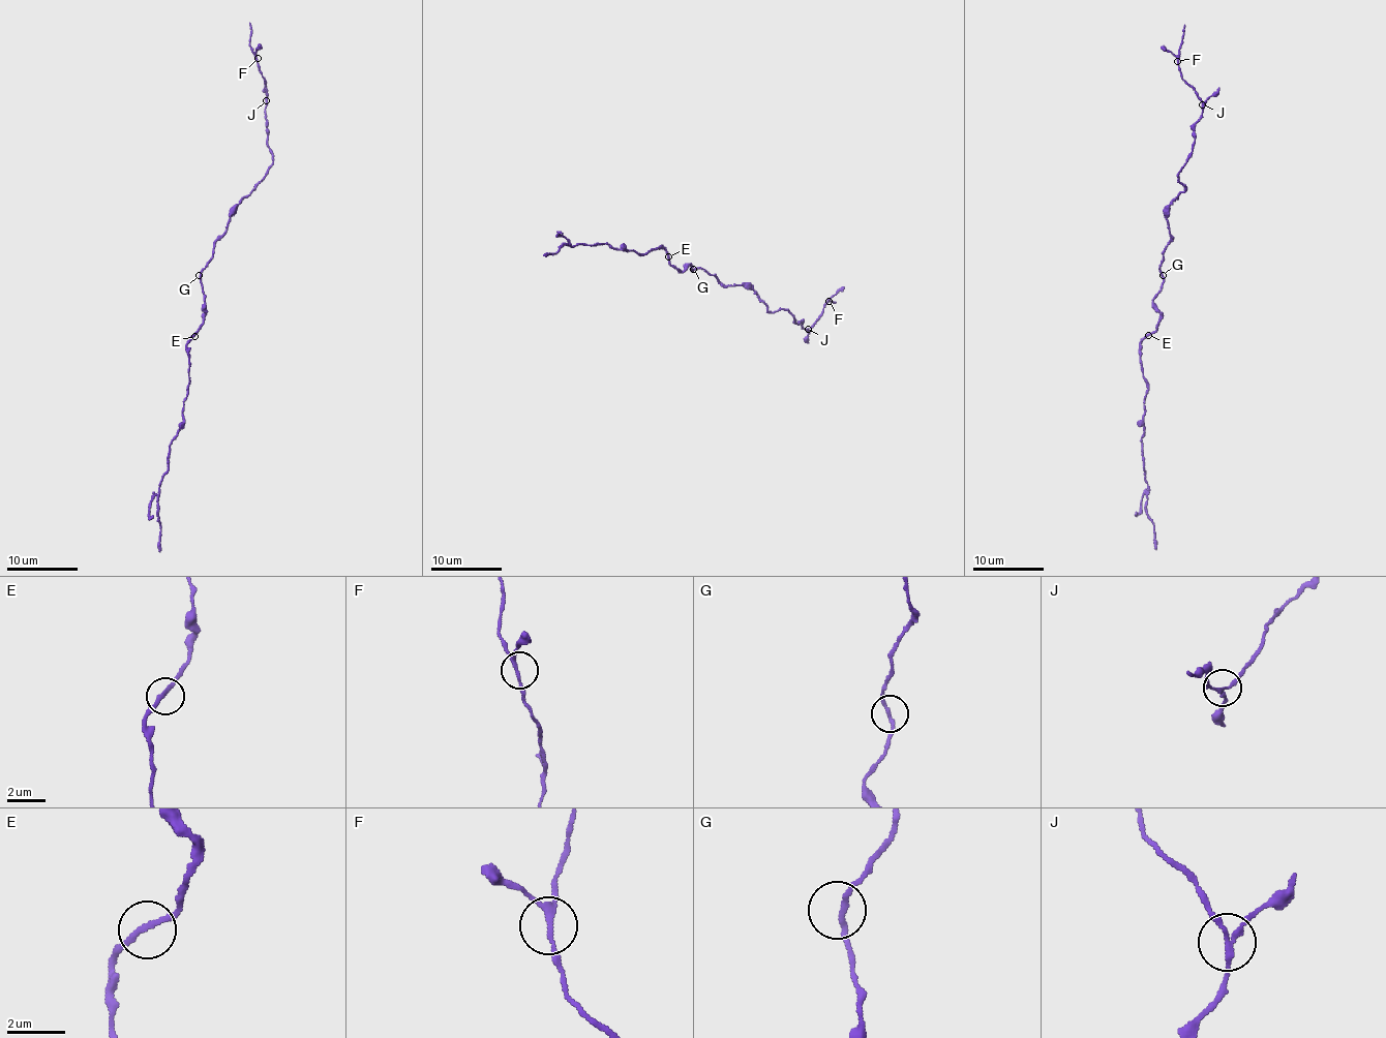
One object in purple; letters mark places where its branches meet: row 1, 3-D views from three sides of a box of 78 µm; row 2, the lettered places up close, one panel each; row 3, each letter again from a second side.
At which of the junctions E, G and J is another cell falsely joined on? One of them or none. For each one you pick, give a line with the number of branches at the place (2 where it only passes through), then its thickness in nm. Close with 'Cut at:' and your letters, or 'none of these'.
J: 3 branches meet; 150 nm thick
Cut at: J

